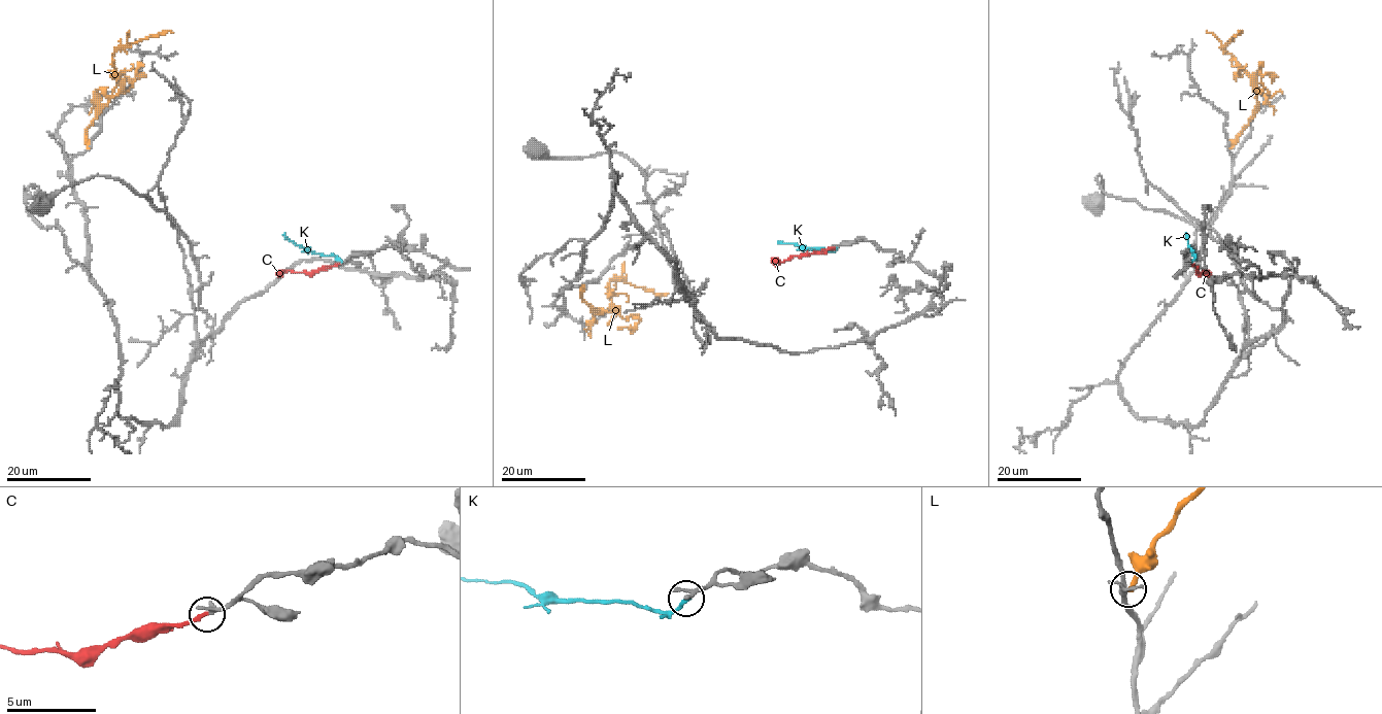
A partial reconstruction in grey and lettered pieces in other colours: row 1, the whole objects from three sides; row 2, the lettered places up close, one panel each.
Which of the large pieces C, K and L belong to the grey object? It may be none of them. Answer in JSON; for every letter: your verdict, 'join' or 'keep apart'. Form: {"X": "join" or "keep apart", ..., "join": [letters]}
{"C": "join", "K": "keep apart", "L": "keep apart", "join": ["C"]}

